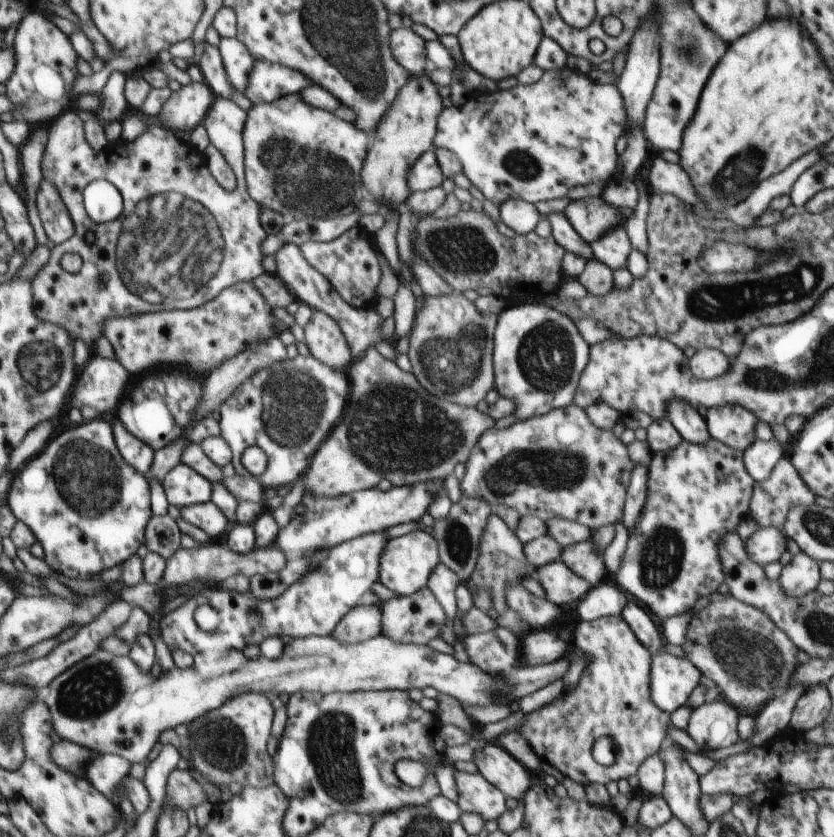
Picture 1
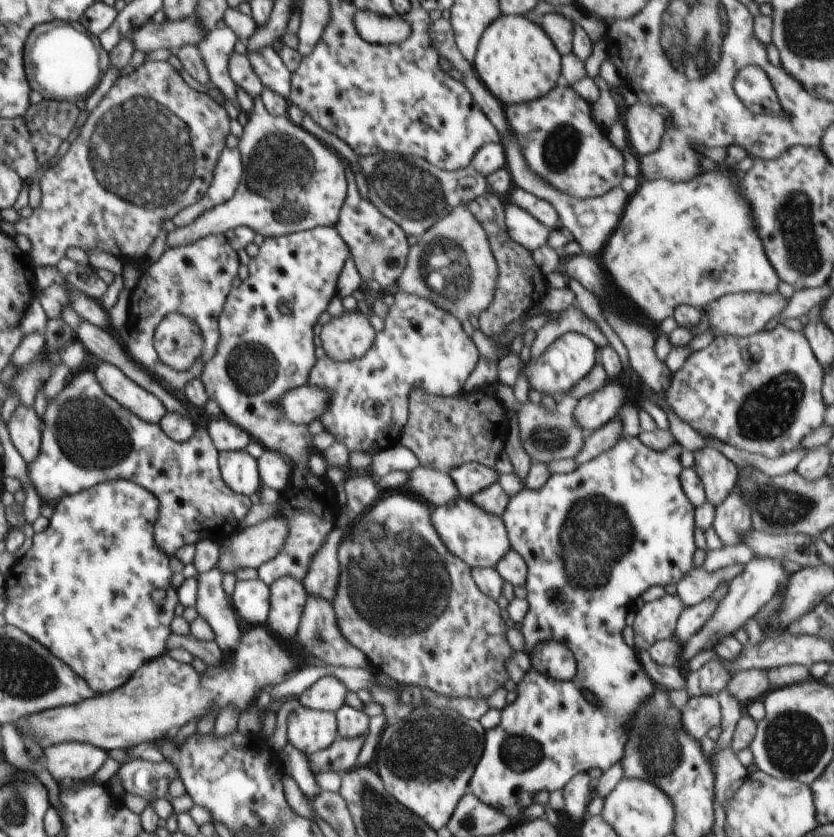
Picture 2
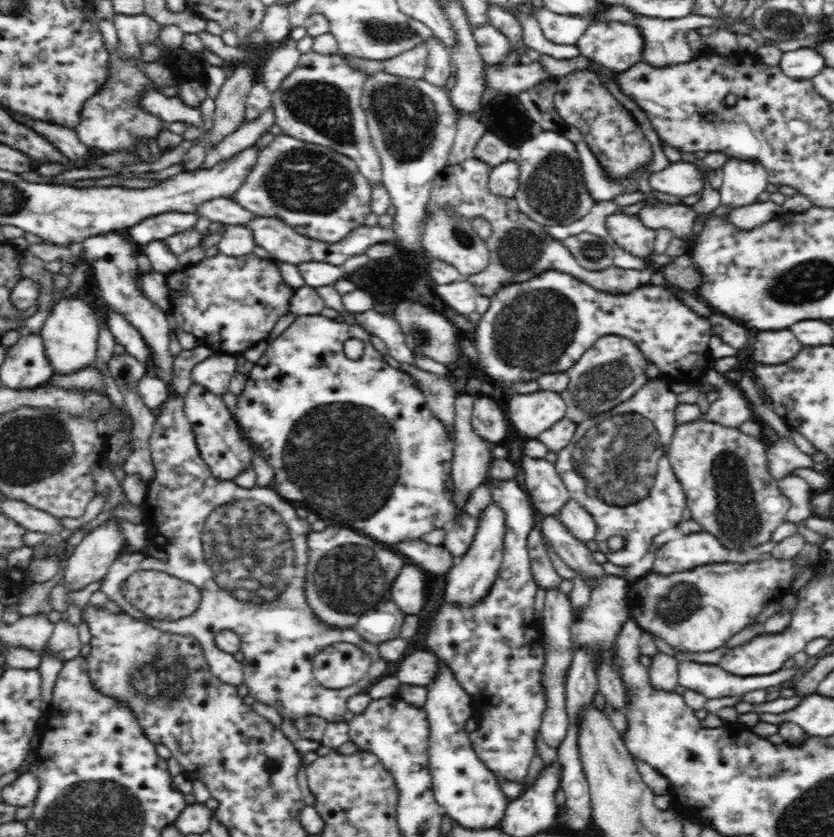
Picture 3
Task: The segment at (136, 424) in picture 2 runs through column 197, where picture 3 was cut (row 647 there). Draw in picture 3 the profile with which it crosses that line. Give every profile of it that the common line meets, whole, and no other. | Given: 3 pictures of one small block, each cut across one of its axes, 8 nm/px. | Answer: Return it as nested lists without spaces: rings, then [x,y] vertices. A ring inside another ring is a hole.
[[[516,479],[513,480],[493,480],[492,484],[492,496],[496,499],[496,502],[502,506],[502,510],[505,511],[506,517],[506,530],[504,538],[504,553],[502,559],[502,565],[499,567],[498,574],[495,576],[494,583],[491,584],[490,591],[484,596],[482,600],[474,604],[456,604],[456,603],[444,603],[439,608],[438,614],[436,614],[433,629],[430,630],[428,638],[426,638],[426,648],[434,652],[438,658],[446,662],[446,665],[450,667],[454,678],[458,681],[461,688],[467,693],[469,698],[472,698],[472,710],[474,710],[474,716],[480,720],[480,728],[476,728],[474,732],[469,732],[469,739],[475,753],[478,758],[499,778],[512,782],[523,782],[526,773],[528,772],[528,766],[532,762],[532,758],[536,756],[536,734],[539,734],[542,724],[542,718],[544,717],[546,708],[548,706],[548,687],[545,686],[545,660],[546,653],[544,647],[542,647],[542,630],[541,626],[534,619],[534,604],[535,596],[538,586],[536,585],[535,578],[531,572],[531,559],[528,553],[527,536],[536,525],[536,518],[538,513],[536,512],[533,504],[531,503],[529,494],[526,490],[520,488],[520,484]]]

